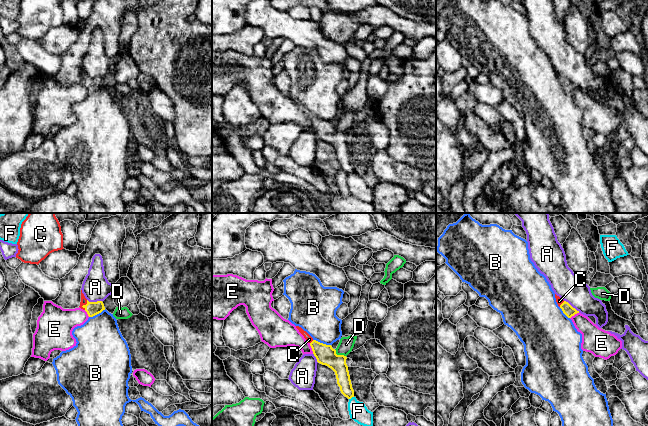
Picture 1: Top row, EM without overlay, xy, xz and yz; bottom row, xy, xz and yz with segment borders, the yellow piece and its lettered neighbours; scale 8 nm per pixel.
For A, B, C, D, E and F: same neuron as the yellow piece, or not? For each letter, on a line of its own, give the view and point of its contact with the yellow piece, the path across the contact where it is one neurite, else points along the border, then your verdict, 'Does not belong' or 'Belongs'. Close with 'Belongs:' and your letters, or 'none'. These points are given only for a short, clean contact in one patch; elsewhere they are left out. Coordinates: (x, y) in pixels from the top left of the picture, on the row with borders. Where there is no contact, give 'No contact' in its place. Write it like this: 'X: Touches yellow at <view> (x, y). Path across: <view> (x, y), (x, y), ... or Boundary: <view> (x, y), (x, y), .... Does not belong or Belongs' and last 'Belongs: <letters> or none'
A: Touches yellow at yz (571, 306). Boundary: yz (564, 300), (579, 312). Does not belong
B: Touches yellow at xz (322, 343). Boundary: xz (313, 339), (330, 345). Does not belong
C: Touches yellow at xy (84, 305). Path across: xy (92, 308), (84, 305), (83, 300). Belongs
D: Touches yellow at xz (339, 355). Boundary: xz (334, 349), (337, 354), (345, 356). Does not belong
E: Touches yellow at xz (311, 347). Does not belong
F: Touches yellow at xz (351, 397). Boundary: xz (353, 396), (349, 399). Does not belong
Belongs: C

